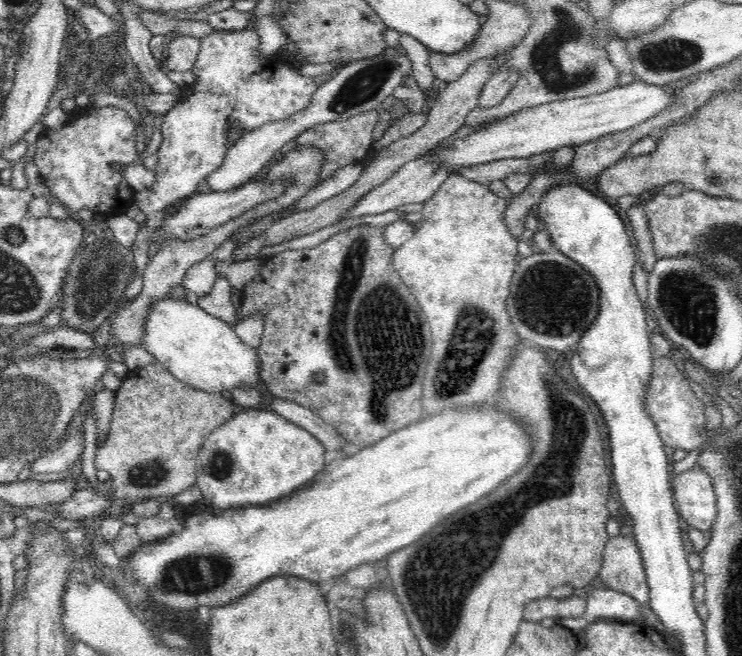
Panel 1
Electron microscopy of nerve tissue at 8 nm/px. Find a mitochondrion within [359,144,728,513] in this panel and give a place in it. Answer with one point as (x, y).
(551, 299)

